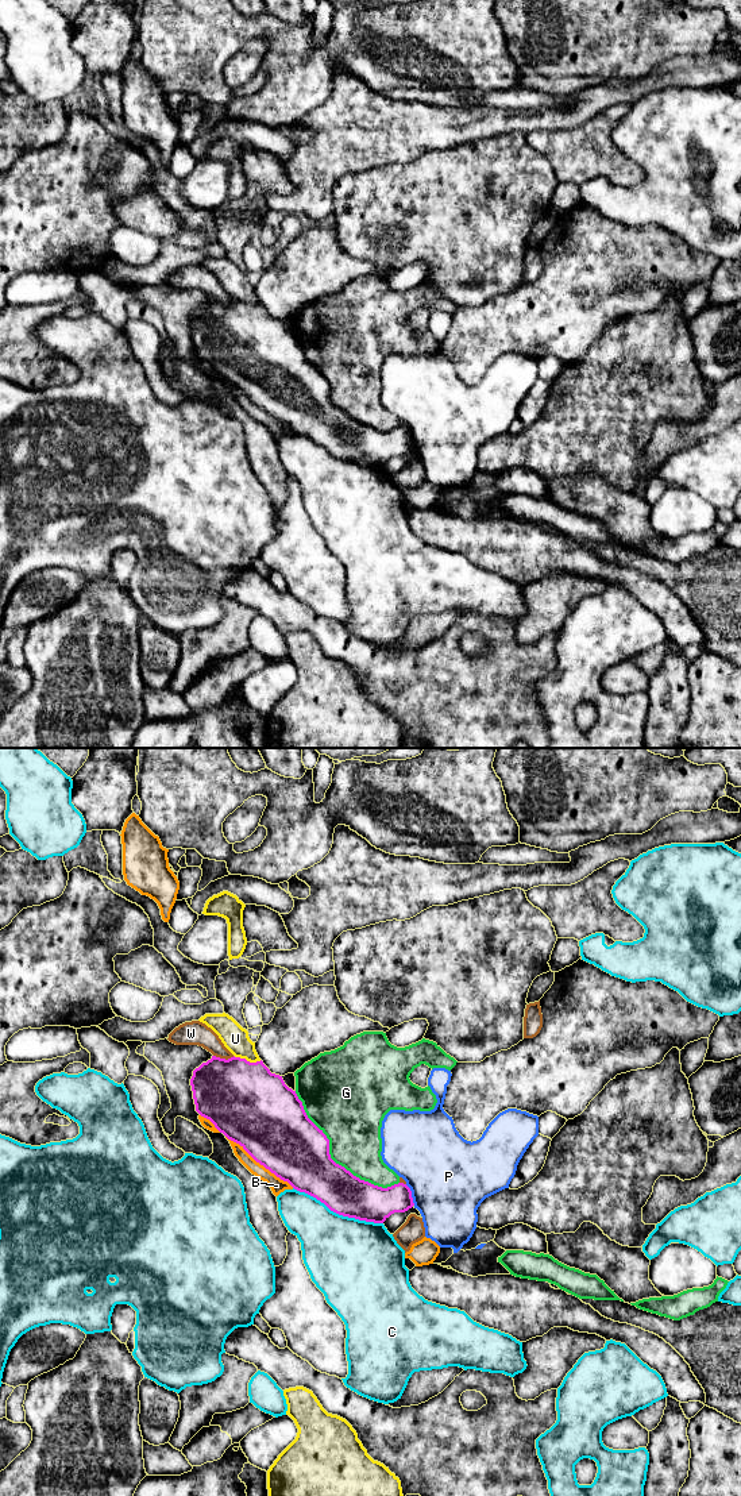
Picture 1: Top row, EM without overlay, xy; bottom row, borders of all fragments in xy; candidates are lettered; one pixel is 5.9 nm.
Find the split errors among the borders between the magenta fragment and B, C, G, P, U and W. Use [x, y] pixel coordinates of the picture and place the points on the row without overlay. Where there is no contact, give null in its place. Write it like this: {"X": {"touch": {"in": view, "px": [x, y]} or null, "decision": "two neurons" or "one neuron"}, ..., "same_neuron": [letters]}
{"B": {"touch": {"in": "xy", "px": [259, 407]}, "decision": "two neurons"}, "C": {"touch": {"in": "xy", "px": [338, 457]}, "decision": "two neurons"}, "G": {"touch": {"in": "xy", "px": [331, 403]}, "decision": "two neurons"}, "P": {"touch": {"in": "xy", "px": [410, 439]}, "decision": "two neurons"}, "U": {"touch": {"in": "xy", "px": [246, 304]}, "decision": "two neurons"}, "W": {"touch": {"in": "xy", "px": [224, 303]}, "decision": "two neurons"}, "same_neuron": []}

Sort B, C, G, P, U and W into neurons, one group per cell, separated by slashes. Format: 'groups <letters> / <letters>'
groups B / C P / G / U / W

